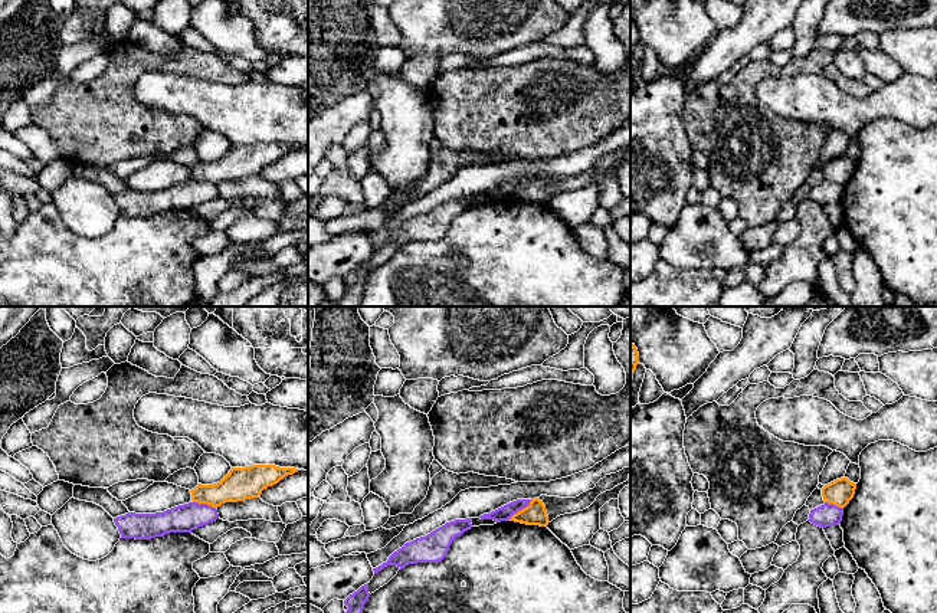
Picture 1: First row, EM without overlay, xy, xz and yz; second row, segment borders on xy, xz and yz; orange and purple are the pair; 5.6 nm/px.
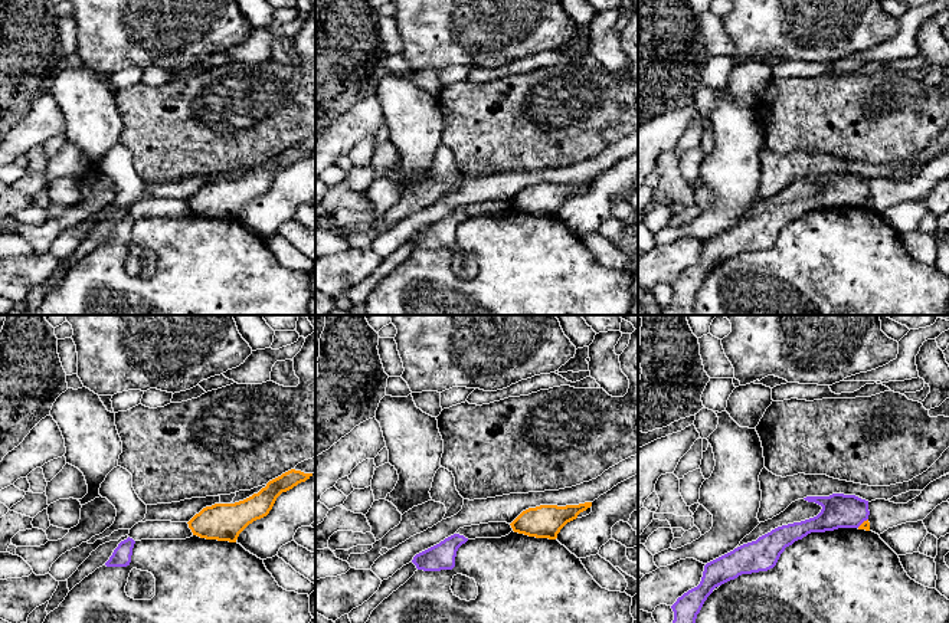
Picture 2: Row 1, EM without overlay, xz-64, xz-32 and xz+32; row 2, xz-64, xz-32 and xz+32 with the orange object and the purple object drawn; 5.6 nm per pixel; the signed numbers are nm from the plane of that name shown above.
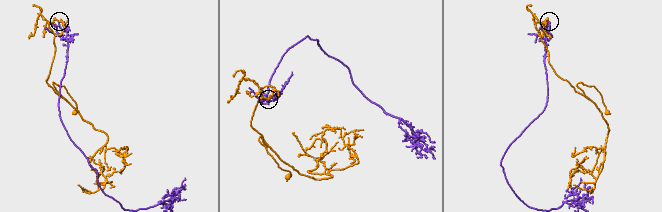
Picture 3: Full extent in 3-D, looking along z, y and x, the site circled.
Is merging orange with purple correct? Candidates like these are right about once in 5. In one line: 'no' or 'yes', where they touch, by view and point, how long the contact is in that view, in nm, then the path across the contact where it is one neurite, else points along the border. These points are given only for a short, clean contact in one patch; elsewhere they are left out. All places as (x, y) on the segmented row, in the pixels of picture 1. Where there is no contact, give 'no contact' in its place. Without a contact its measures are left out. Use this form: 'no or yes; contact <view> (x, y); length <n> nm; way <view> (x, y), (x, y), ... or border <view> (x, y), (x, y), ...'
no; contact xz (521, 510); length 190 nm; border xz (533, 500), (507, 520)

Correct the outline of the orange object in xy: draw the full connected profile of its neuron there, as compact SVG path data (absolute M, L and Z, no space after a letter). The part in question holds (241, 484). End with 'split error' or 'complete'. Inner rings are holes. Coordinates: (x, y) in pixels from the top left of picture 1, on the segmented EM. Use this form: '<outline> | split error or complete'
M275 465L232 468L220 482L212 485L199 483L191 489L191 501L217 508L225 502L259 498L263 489L298 471L304 469L279 468Z | complete

